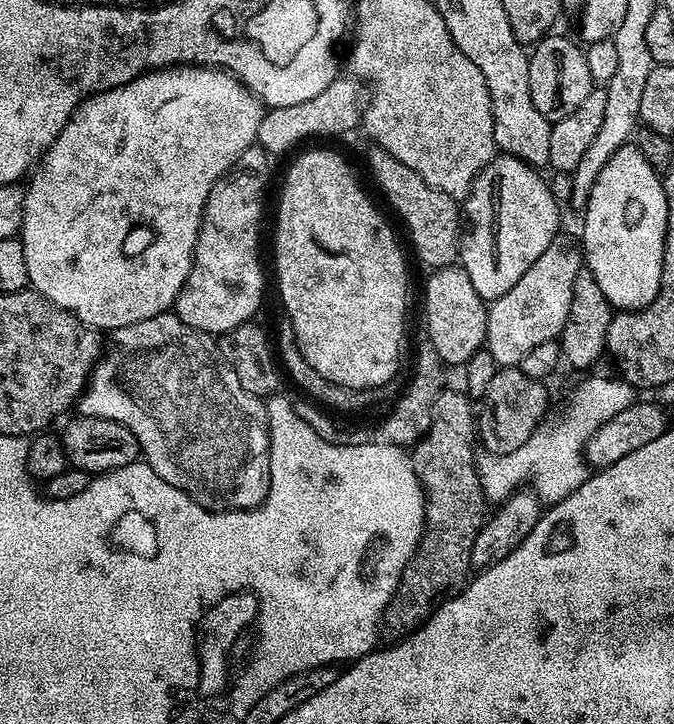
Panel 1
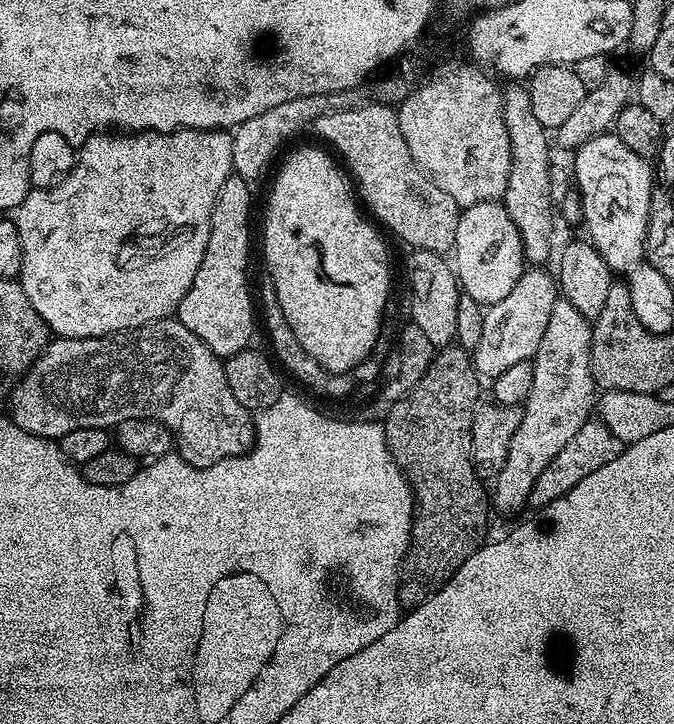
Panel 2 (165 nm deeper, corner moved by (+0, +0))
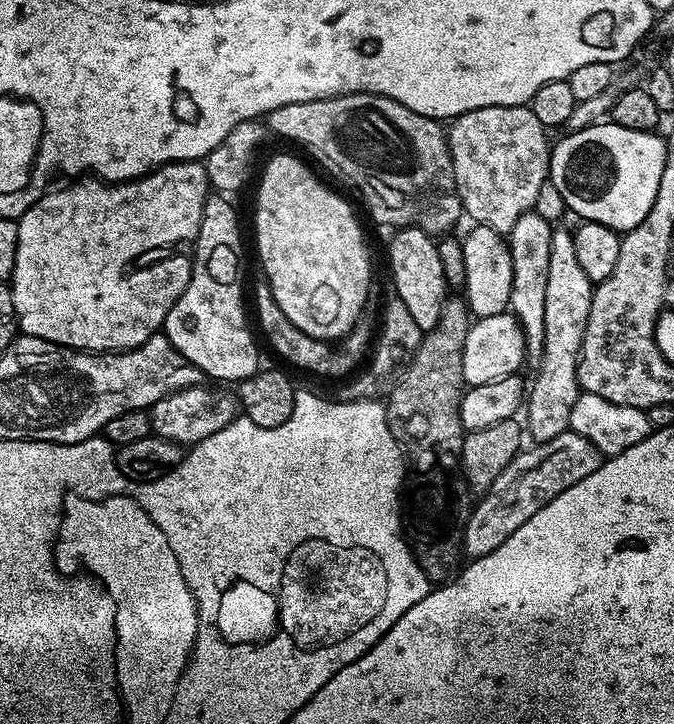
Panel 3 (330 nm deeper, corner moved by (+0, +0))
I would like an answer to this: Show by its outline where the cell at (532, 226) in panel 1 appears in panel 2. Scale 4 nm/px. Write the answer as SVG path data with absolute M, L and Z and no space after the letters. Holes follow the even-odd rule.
M495 200L478 202L463 209L458 222L454 249L454 271L463 295L474 298L481 306L497 304L514 290L514 282L526 270L522 238L514 218Z

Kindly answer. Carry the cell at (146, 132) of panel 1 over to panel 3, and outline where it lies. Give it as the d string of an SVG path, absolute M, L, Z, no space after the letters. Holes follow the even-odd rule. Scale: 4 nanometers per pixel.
M187 160L181 164L164 164L136 180L105 182L99 178L80 178L69 184L72 185L61 192L52 190L41 196L38 202L34 202L34 206L27 208L18 218L18 254L10 277L10 287L19 331L25 336L37 336L51 344L59 344L62 348L71 348L78 352L99 354L136 348L163 329L166 314L170 314L174 302L178 302L190 282L196 239L202 226L202 210L210 195L208 171L201 161Z

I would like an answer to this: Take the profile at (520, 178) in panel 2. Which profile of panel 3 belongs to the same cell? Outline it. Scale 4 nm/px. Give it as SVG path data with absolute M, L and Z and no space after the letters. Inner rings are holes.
M533 210L522 214L514 224L514 230L507 233L508 249L512 259L512 289L510 290L510 311L516 317L524 331L524 346L527 355L538 358L544 350L544 335L546 334L546 277L550 270L550 238L553 225L548 224L544 216L539 216L539 211Z

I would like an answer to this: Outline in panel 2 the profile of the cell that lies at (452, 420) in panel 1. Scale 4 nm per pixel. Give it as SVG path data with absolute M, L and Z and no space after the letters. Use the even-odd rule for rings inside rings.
M459 346L439 349L418 386L414 386L410 395L403 396L382 421L390 454L396 459L414 497L411 543L404 553L404 561L400 563L398 598L401 609L417 608L426 597L435 594L446 582L450 582L458 566L462 566L462 562L466 562L466 558L470 558L470 554L485 543L490 500L486 495L485 481L476 475L470 454L472 414L481 399L480 384L481 377L476 375L472 357L466 349Z

